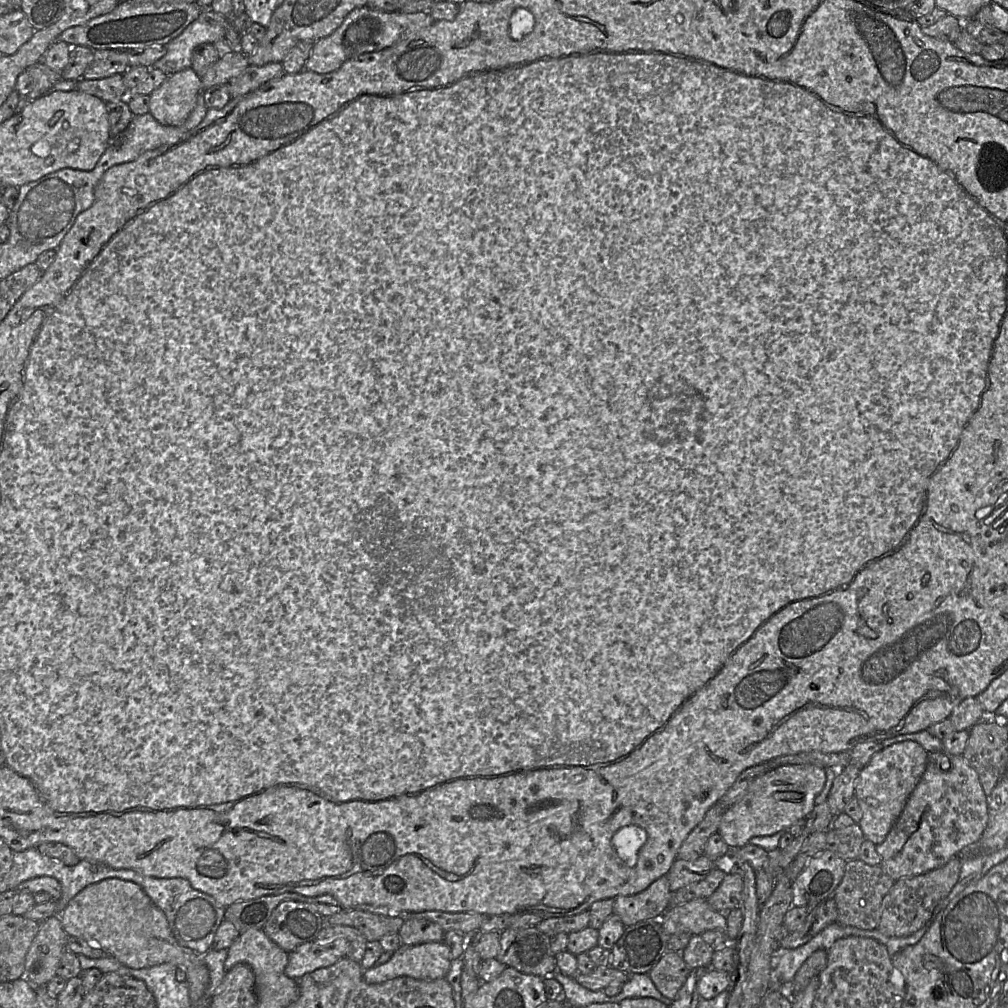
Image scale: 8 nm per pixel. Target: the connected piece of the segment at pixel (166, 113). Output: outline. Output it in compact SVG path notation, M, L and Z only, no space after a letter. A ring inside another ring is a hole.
M192 67L176 72L150 94L149 113L163 125L179 126L194 110L201 91L201 77Z

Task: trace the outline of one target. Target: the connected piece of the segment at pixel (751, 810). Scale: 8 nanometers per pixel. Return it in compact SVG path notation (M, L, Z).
M813 764L781 765L754 778L744 797L727 808L721 818L718 832L733 849L738 849L750 839L770 836L788 829L796 821L806 818L815 806L815 798L826 781L825 768Z

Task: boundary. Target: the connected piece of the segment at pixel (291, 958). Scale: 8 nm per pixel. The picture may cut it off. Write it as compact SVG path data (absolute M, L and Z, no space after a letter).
M343 938L327 946L322 946L316 941L305 943L288 953L285 974L292 979L301 978L319 968L332 966L347 957L348 952L349 942Z

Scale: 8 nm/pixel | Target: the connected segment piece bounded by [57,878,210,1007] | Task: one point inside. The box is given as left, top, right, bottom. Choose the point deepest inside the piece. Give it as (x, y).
(117, 915)

